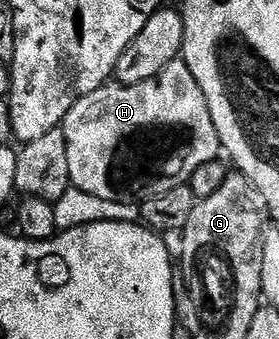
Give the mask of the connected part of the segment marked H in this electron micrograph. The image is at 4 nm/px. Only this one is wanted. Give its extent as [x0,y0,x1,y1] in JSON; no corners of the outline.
[63,58,223,204]

